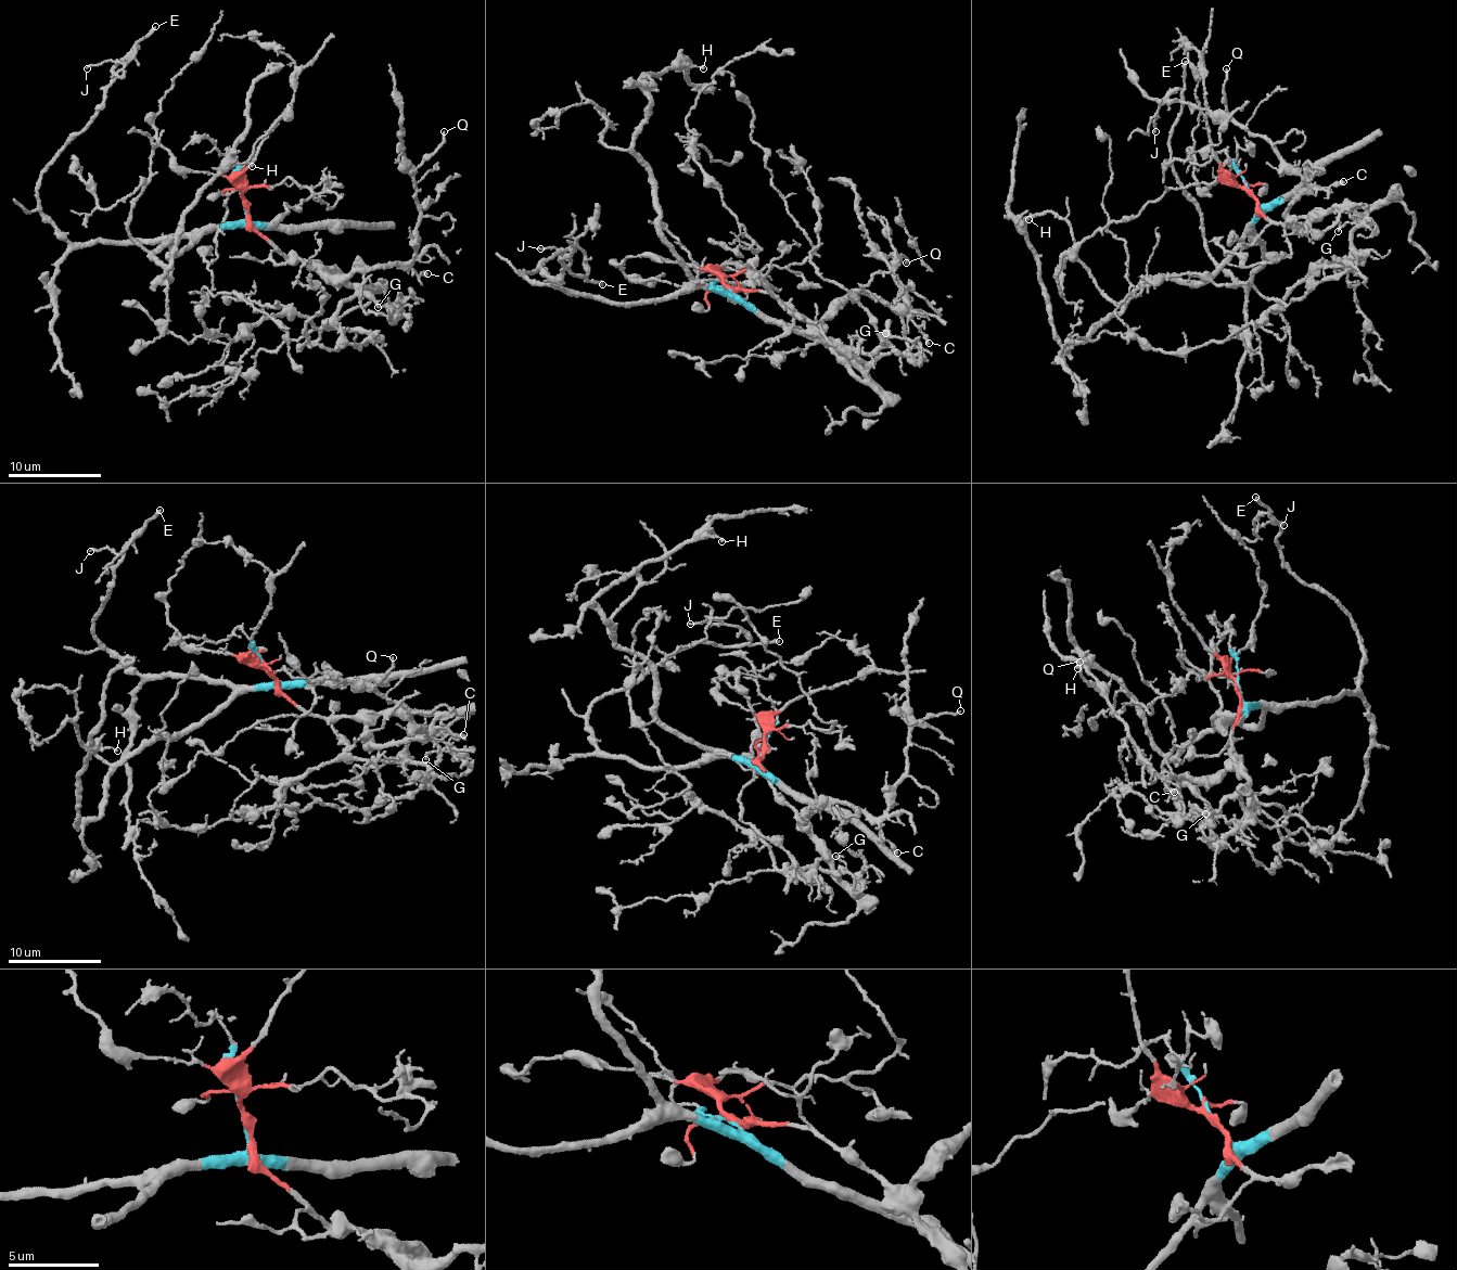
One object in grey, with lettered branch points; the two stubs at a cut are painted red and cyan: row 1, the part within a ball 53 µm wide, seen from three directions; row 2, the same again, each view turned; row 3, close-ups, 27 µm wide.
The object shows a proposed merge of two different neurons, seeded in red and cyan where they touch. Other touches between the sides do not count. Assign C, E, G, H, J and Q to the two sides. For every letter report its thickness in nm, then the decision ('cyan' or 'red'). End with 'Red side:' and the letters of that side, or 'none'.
C: calibre 320 nm; red
E: calibre 260 nm; cyan
G: calibre 200 nm; red
H: calibre 150 nm; cyan
J: calibre 170 nm; cyan
Q: calibre 180 nm; red
Red side: C, G, Q

